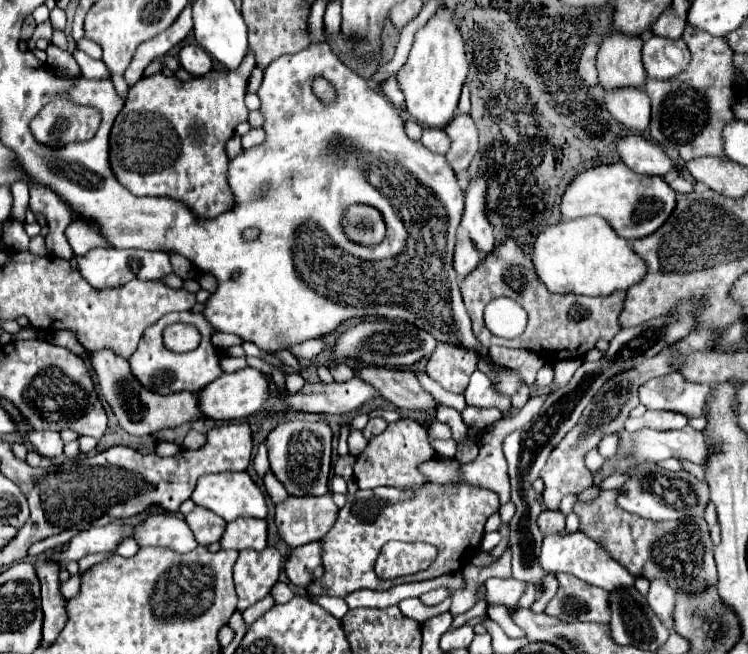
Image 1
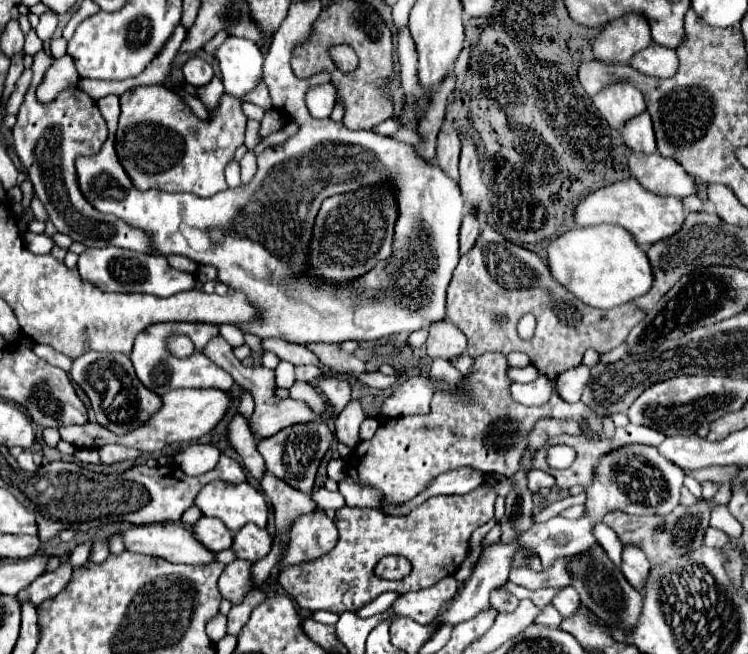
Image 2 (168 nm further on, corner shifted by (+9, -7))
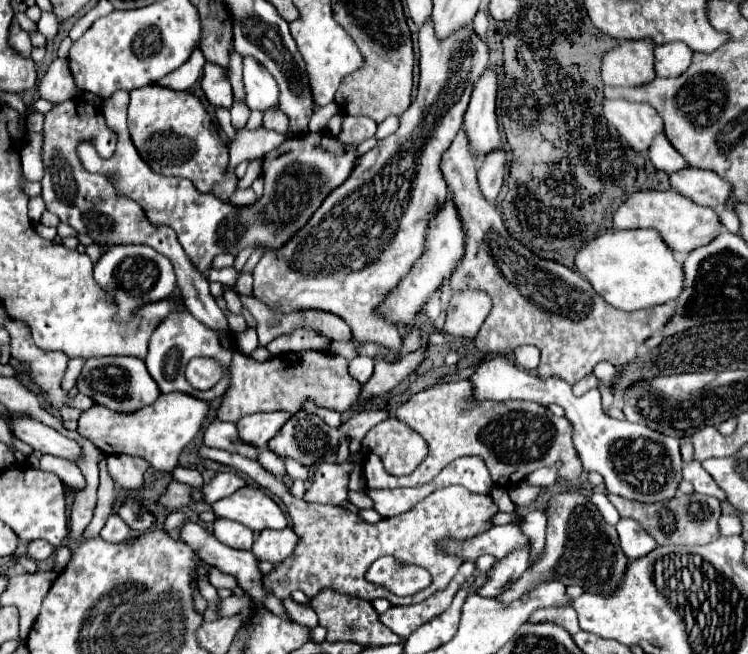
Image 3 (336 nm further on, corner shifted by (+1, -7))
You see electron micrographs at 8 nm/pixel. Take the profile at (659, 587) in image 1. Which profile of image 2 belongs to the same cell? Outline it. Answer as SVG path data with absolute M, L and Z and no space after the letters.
M623 545L623 553L621 553L621 571L625 575L625 579L637 589L641 591L645 585L645 579L649 575L649 561L645 559L645 553L635 547L635 545Z

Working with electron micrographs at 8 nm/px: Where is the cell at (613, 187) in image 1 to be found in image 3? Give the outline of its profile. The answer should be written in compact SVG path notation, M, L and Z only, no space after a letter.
M635 191L627 201L623 201L611 217L613 229L639 229L651 227L659 231L665 245L675 253L689 253L701 245L707 245L719 233L719 219L715 209L701 207L675 191Z

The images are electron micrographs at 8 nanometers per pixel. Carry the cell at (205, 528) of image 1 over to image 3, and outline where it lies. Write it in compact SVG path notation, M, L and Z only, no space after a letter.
M215 519L213 523L213 535L227 547L233 549L251 549L253 545L253 531L245 529L245 525L237 523L237 521L229 521L229 519Z

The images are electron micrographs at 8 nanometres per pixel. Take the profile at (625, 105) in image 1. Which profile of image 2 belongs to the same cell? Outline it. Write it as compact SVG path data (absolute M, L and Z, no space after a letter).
M647 113L637 115L635 119L631 119L623 131L621 131L627 147L631 147L637 153L657 153L657 141L655 141L655 131L651 125L651 117Z

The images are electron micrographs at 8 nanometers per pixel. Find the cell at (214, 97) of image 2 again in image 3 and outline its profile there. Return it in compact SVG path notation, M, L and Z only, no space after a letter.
M235 99L230 109L231 113L231 123L233 123L233 127L235 129L241 129L241 127L245 127L247 125L247 119L249 119L249 113L251 113L251 109L243 103L243 101L239 101L239 99Z

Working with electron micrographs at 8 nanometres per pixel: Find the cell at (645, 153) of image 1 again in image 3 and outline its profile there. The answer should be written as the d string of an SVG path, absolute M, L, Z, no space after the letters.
M681 169L669 175L671 189L685 195L703 207L721 207L731 193L731 187L713 171L703 169Z

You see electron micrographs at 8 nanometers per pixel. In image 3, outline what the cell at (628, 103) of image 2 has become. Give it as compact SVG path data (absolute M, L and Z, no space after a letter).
M605 99L603 115L637 151L647 151L653 135L663 131L659 113L649 103L627 99Z

